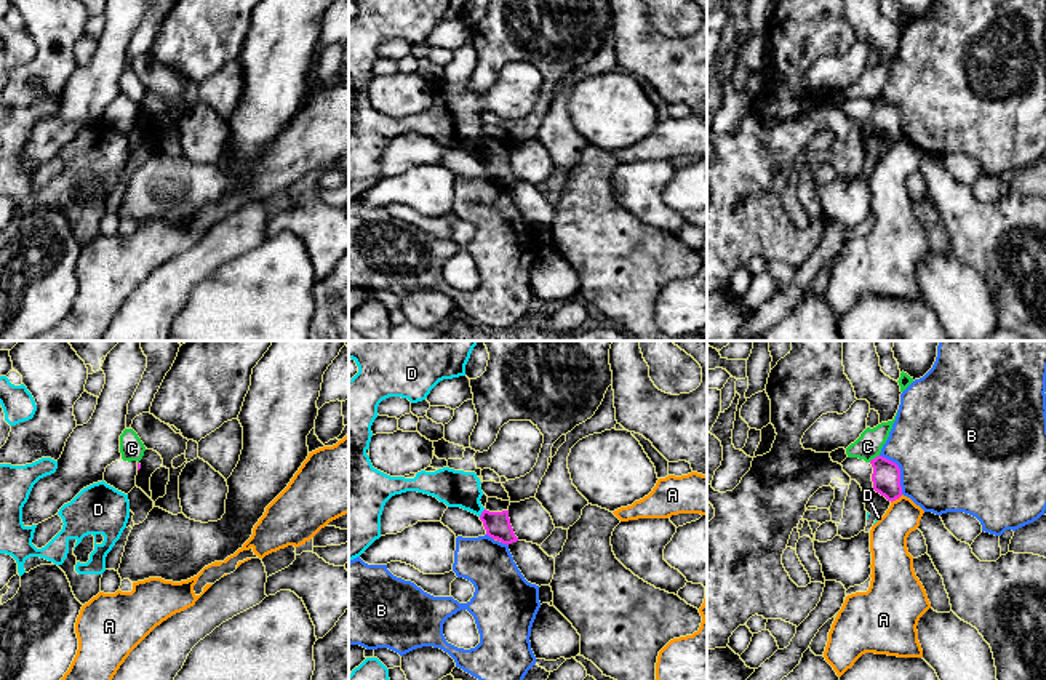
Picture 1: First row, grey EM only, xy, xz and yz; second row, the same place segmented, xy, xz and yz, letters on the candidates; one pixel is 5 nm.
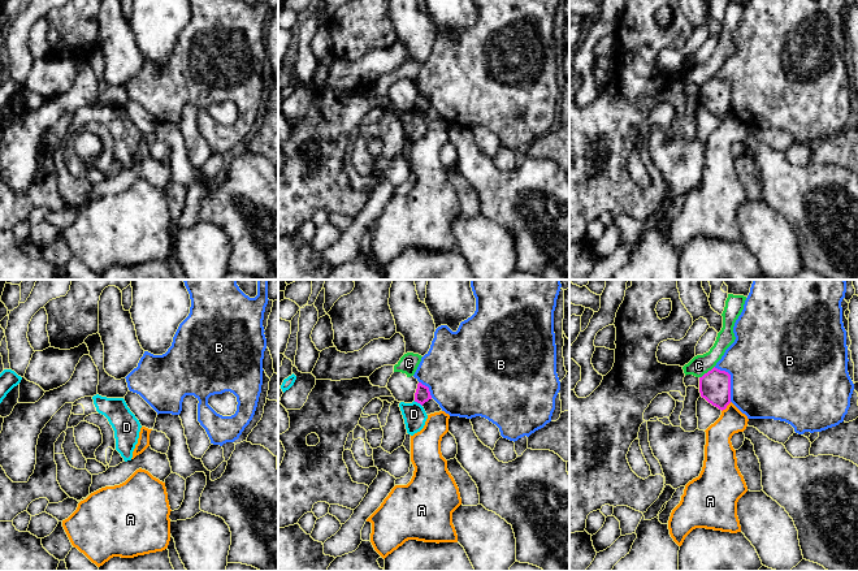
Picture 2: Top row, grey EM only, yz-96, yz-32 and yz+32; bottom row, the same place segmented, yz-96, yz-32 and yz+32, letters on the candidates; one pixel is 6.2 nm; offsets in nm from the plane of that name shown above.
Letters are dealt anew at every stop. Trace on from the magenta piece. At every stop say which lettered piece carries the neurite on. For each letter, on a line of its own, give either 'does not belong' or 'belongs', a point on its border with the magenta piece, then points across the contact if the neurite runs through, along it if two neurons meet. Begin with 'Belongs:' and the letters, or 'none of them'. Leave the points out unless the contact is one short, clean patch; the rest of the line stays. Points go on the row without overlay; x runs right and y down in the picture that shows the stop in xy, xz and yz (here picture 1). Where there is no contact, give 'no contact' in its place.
Belongs: none of them
A: does not belong; meets magenta in yz at (896, 140); border along yz (902, 136), (891, 144)
B: does not belong; meets magenta in yz at (899, 112)
C: does not belong; meets magenta in yz at (875, 100)
D: does not belong; meets magenta in xz at (482, 154); border along xz (485, 151), (479, 157)

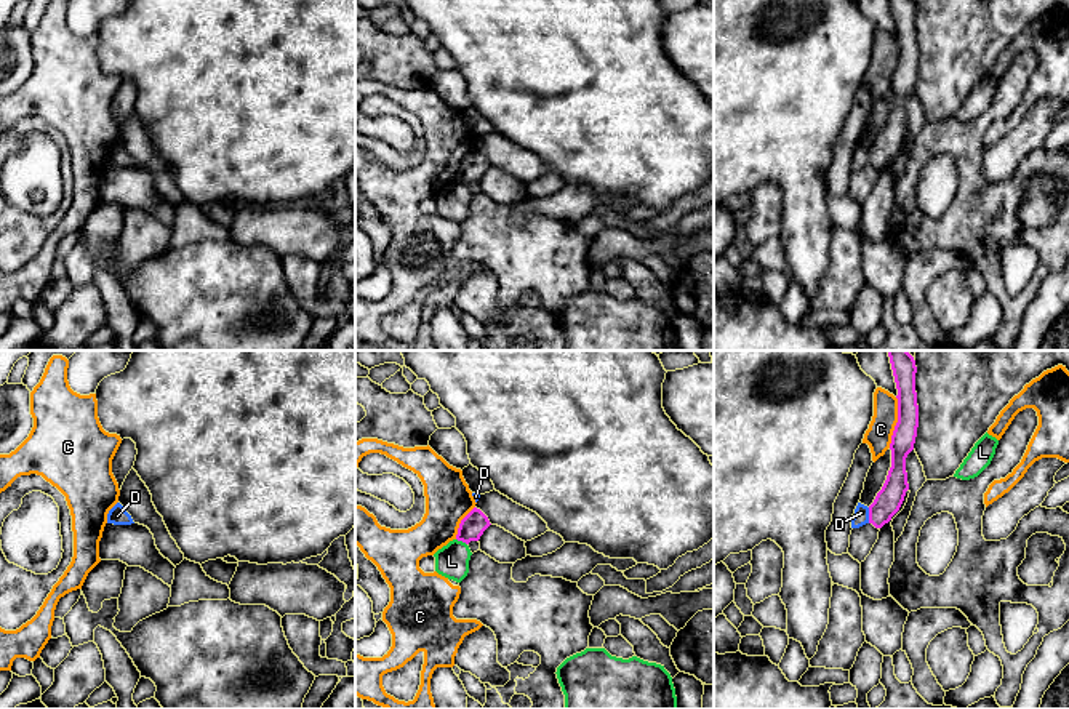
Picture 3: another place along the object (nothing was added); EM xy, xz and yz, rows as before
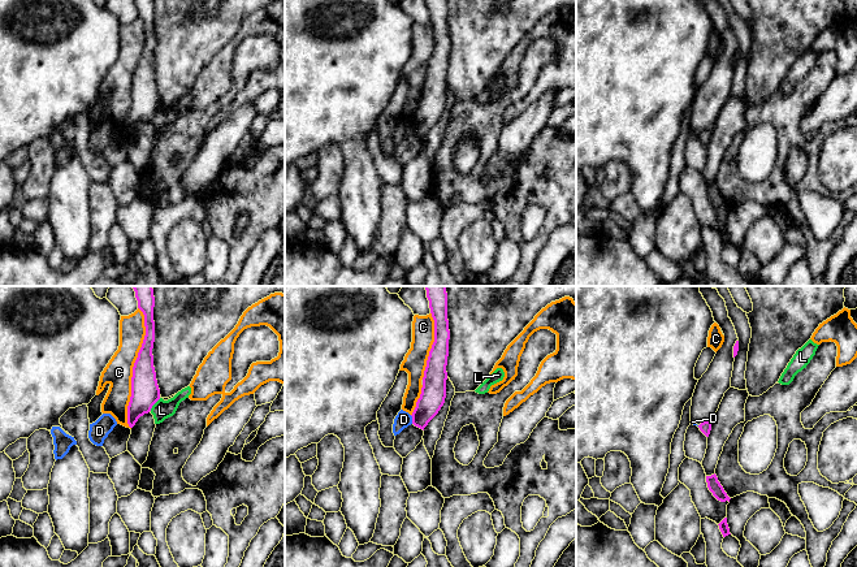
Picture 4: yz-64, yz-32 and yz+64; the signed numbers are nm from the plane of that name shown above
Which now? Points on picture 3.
Belongs: none of them
C: does not belong; meets magenta in yz at (896, 64)
D: does not belong; meets magenta in yz at (869, 157); border along yz (868, 149), (869, 164)
L: does not belong; meets magenta in xz at (461, 181); border along xz (456, 180), (466, 186)

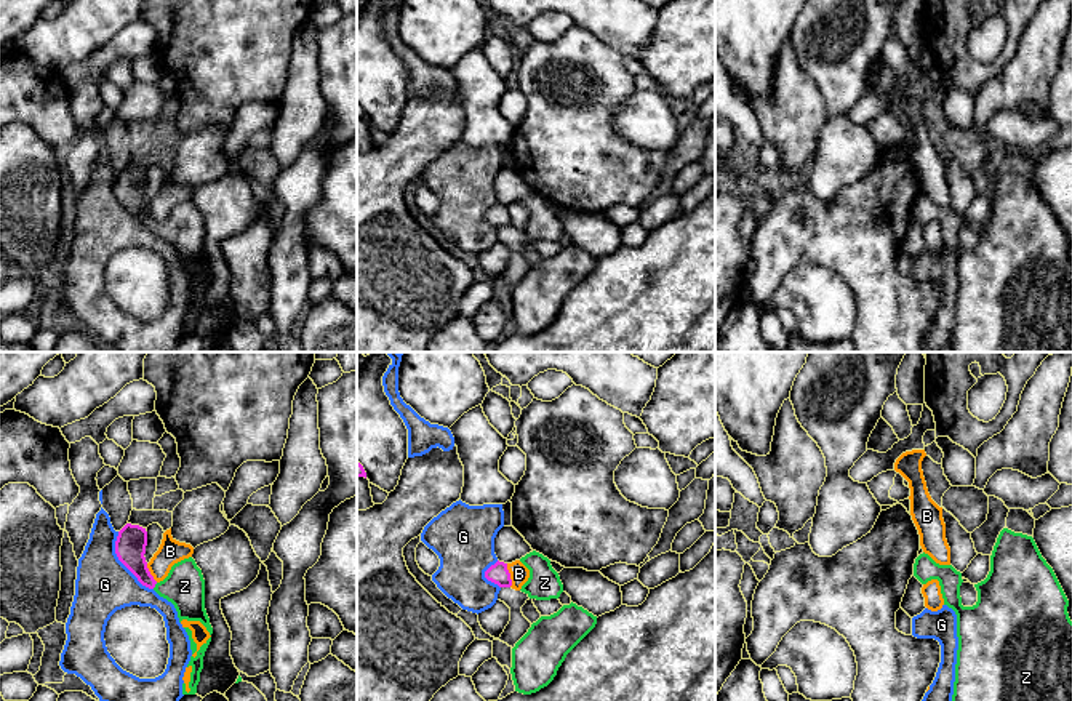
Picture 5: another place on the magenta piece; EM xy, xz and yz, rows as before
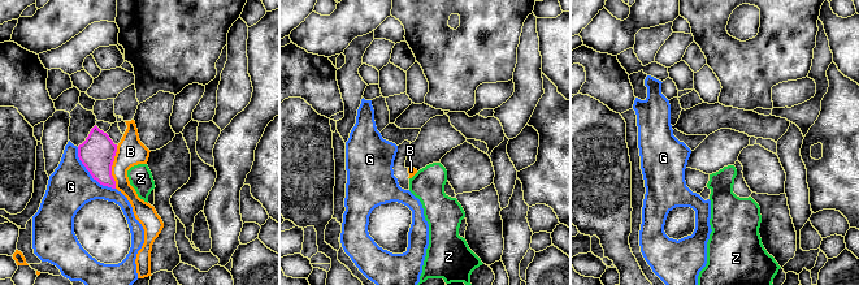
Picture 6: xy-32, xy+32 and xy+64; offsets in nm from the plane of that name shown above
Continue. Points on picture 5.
Belongs: Z
B: does not belong; meets magenta in xz at (509, 216); border along xz (506, 205), (511, 215), (511, 228)
G: does not belong; meets magenta in xy at (122, 204)
Z: belongs; meets magenta in xy at (154, 228); runs through xy (130, 188), (132, 199), (154, 228), (184, 228)

